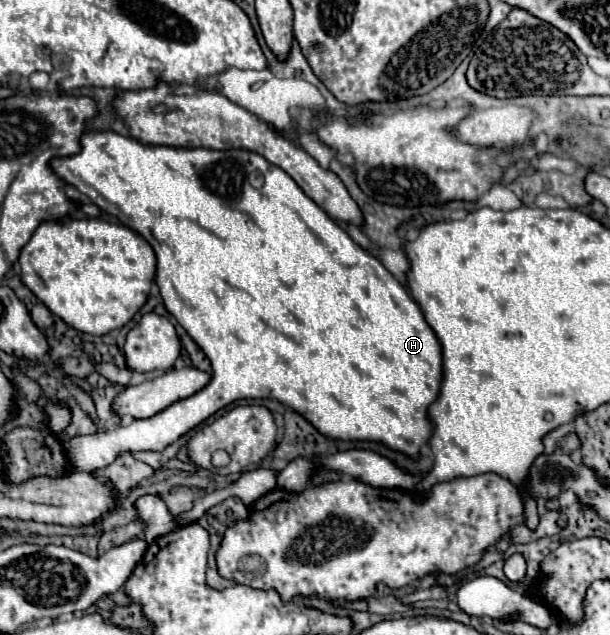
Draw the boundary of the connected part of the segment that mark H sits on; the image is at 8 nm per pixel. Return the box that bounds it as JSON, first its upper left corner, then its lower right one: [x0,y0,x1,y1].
[51,131,441,471]

